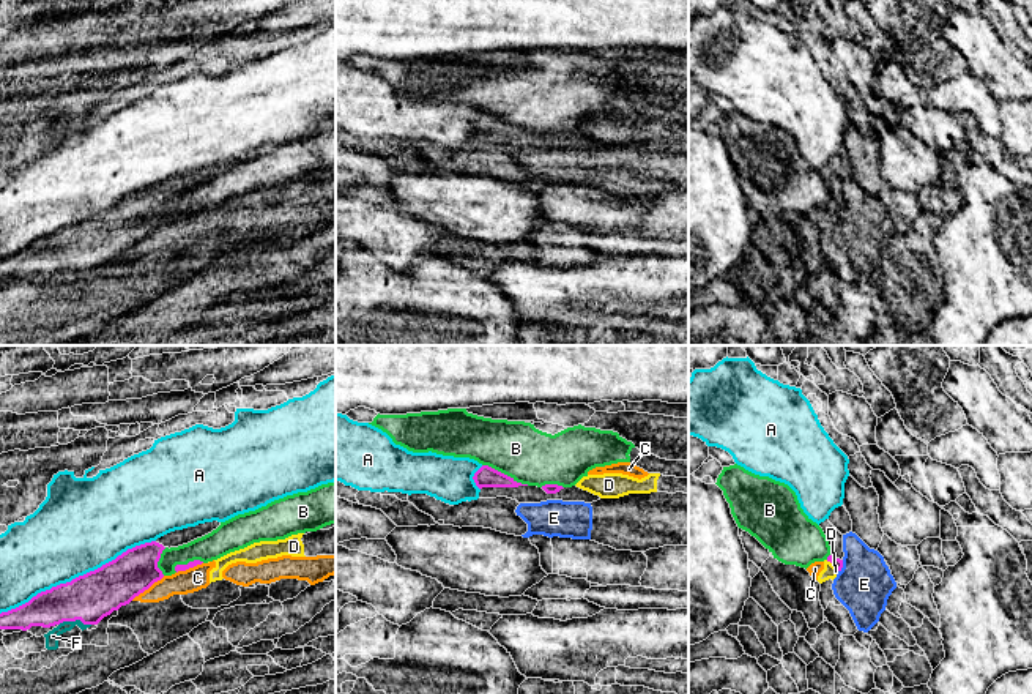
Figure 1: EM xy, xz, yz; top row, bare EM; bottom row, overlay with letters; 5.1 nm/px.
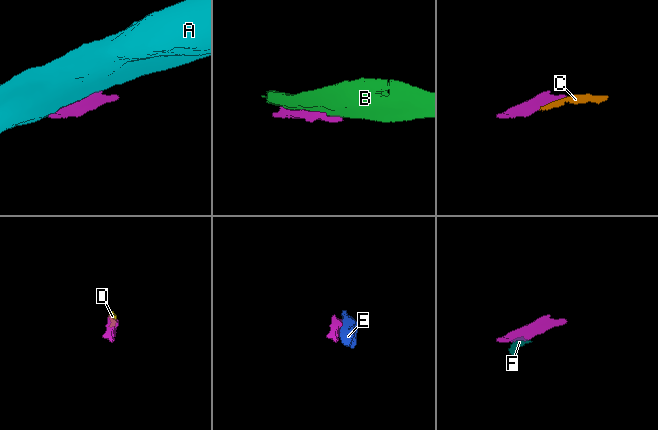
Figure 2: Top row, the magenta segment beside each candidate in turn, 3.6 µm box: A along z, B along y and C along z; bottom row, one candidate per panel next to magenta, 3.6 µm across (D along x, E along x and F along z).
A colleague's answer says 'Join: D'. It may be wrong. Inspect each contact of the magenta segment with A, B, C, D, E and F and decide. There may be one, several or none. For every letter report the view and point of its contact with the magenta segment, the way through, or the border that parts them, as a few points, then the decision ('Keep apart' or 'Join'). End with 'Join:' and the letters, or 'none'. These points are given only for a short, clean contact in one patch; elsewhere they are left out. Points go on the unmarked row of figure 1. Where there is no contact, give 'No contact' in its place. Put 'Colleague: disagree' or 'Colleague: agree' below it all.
A: Touches magenta at xy (79, 223). Keep apart
B: Touches magenta at xz (506, 122). Keep apart
C: Touches magenta at xy (147, 235). Boundary: xy (164, 223), (131, 246). Keep apart
D: Touches magenta at yz (832, 210). Boundary: yz (826, 207), (837, 218). Keep apart
E: Touches magenta at yz (842, 213). Keep apart
F: Touches magenta at xy (74, 267). Boundary: xy (90, 270), (66, 267), (59, 272). Keep apart
Join: none
Colleague: disagree

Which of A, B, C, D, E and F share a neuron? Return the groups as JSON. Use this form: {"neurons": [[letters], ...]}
{"neurons": [["A"], ["B"], ["C", "D"], ["E", "F"]]}

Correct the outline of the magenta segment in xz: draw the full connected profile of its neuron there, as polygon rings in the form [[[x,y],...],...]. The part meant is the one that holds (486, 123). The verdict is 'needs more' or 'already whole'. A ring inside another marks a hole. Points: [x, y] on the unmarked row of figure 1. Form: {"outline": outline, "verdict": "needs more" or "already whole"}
{"outline": [[[482,112],[474,120],[473,126],[481,136],[479,145],[507,144],[517,147],[518,150],[540,150],[547,147],[592,150],[600,147],[599,142],[594,142],[577,132],[562,134],[558,131],[545,131],[542,134],[537,134],[522,131],[488,112]]], "verdict": "needs more"}

